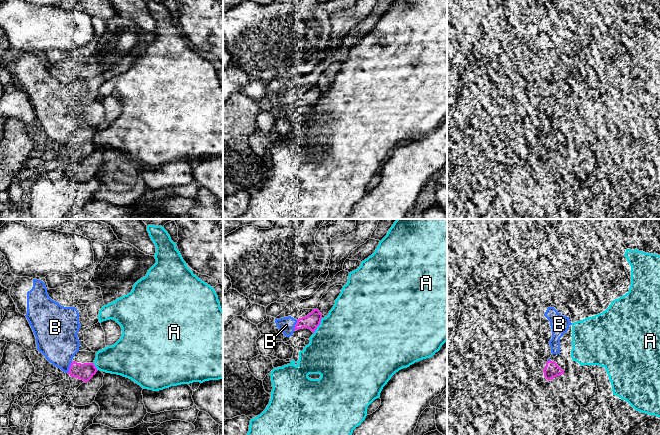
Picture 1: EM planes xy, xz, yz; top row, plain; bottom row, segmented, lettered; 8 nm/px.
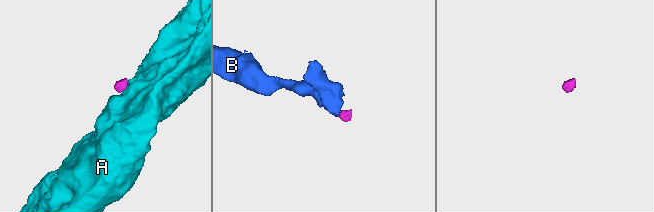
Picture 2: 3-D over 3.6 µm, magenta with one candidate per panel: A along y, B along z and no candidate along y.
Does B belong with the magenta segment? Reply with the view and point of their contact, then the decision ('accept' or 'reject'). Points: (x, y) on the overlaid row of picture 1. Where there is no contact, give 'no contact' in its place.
contact xy (70, 367); accept

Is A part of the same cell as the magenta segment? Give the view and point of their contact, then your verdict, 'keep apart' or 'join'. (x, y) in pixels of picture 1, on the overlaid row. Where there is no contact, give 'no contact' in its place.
contact xz (319, 324); keep apart

